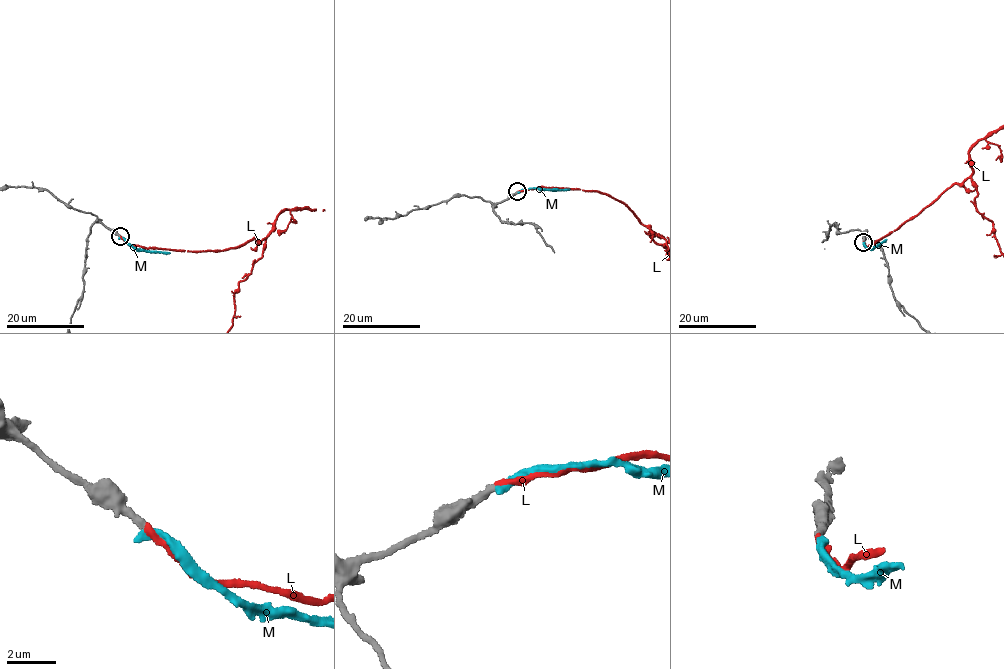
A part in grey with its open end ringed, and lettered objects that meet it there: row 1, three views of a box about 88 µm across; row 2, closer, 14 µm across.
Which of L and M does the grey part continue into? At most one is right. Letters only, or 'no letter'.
L

